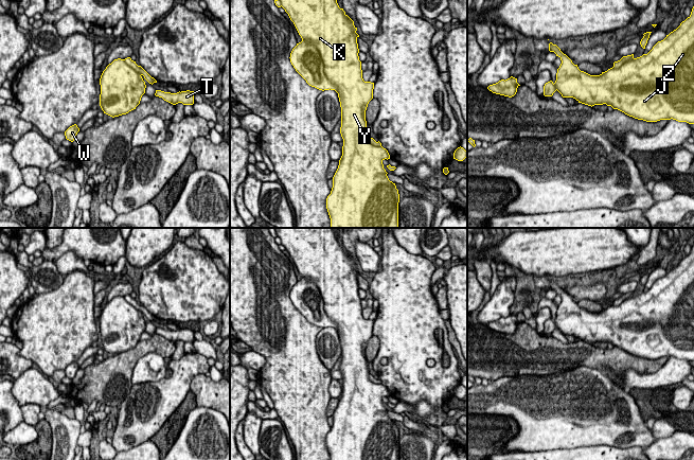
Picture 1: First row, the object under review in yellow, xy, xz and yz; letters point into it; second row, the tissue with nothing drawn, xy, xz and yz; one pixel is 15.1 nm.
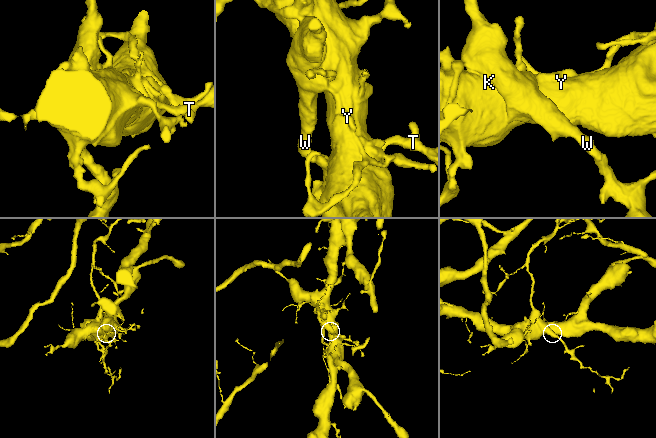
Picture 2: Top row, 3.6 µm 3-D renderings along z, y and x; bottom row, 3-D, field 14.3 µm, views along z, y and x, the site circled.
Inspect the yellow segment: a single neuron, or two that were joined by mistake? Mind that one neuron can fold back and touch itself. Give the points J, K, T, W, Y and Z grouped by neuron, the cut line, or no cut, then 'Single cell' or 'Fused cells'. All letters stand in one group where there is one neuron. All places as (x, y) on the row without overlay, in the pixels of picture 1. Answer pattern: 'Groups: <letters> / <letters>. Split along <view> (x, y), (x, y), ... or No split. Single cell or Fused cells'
Groups: J K T Y Z / W. Split along xz (302, 277), (318, 288), (323, 310), (336, 329). Fused cells

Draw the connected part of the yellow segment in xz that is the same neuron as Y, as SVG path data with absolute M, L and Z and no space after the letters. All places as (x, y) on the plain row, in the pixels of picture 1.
M274 228L282 245L293 260L302 278L317 285L324 311L338 325L341 344L340 371L342 393L333 414L333 425L326 436L331 460L398 460L399 431L389 418L382 399L390 392L382 384L369 379L366 348L373 336L374 320L362 316L361 299L354 259L340 246L332 228Z

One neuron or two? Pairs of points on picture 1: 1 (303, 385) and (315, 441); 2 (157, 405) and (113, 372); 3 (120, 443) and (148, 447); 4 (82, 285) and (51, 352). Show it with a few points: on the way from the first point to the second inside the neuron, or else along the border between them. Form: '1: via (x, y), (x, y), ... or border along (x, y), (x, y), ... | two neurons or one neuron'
1: via (303, 399), (303, 414), (307, 427) | one neuron
2: border along (132, 385), (129, 393), (119, 407) | two neurons
3: border along (149, 439), (129, 448) | two neurons
4: via (73, 302), (53, 335) | one neuron

